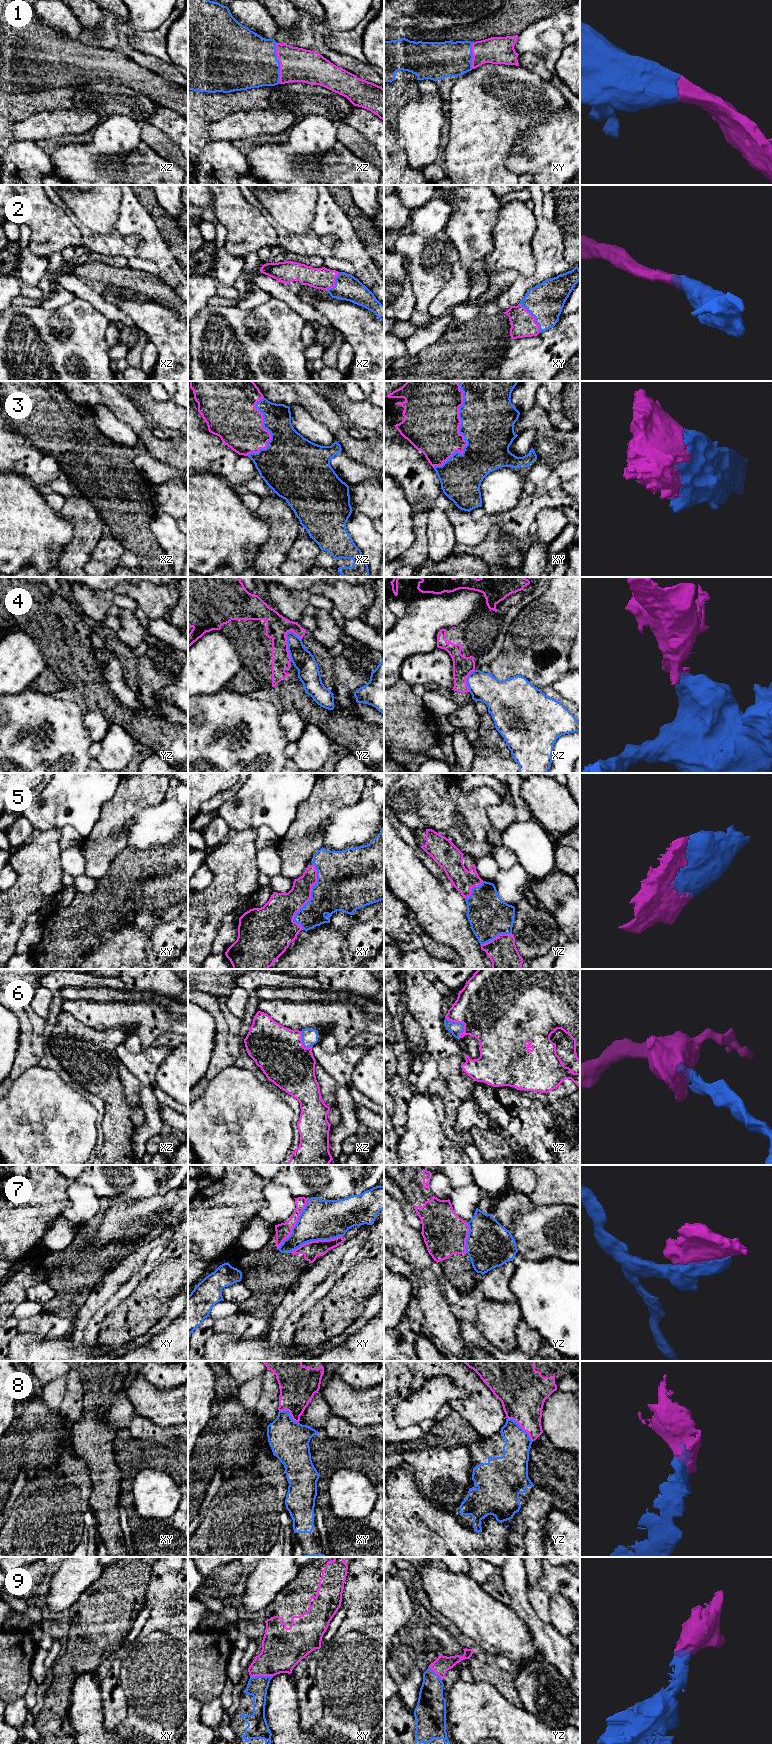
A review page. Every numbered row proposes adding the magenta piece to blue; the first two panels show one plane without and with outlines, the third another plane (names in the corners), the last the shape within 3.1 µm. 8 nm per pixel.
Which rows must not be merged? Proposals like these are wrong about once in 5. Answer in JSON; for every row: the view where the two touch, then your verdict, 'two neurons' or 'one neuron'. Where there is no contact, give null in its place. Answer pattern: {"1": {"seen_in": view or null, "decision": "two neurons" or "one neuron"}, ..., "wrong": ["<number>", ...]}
{"1": {"seen_in": "xz", "decision": "one neuron"}, "2": {"seen_in": "xy", "decision": "one neuron"}, "3": {"seen_in": "xy", "decision": "one neuron"}, "4": {"seen_in": "yz", "decision": "two neurons"}, "5": {"seen_in": "xy", "decision": "one neuron"}, "6": {"seen_in": "yz", "decision": "one neuron"}, "7": {"seen_in": "xy", "decision": "two neurons"}, "8": {"seen_in": "yz", "decision": "one neuron"}, "9": {"seen_in": "xy", "decision": "one neuron"}, "wrong": ["4", "7"]}

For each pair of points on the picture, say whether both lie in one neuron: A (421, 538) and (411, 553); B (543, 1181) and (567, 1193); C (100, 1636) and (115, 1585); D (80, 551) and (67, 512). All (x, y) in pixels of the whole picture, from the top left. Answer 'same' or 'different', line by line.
A: same
B: same
C: same
D: same

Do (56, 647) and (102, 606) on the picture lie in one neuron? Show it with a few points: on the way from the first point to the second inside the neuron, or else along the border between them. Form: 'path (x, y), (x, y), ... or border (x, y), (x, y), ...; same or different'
border (80, 610), (90, 618), (100, 622); different

